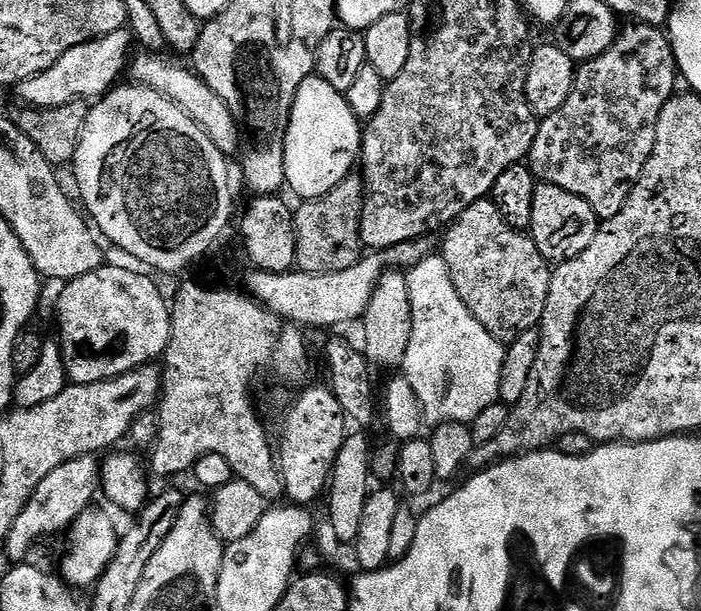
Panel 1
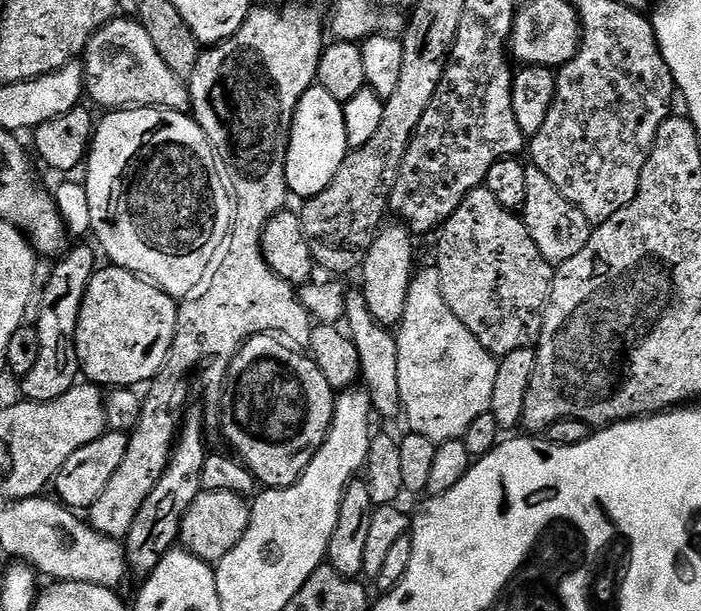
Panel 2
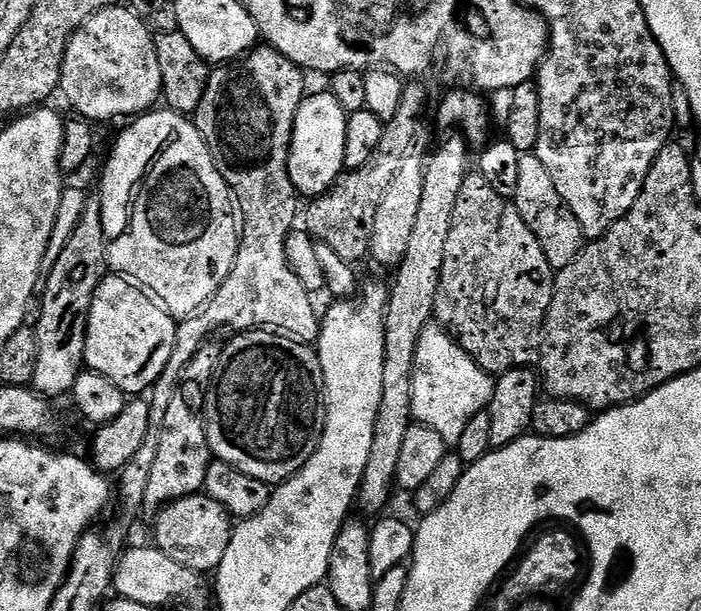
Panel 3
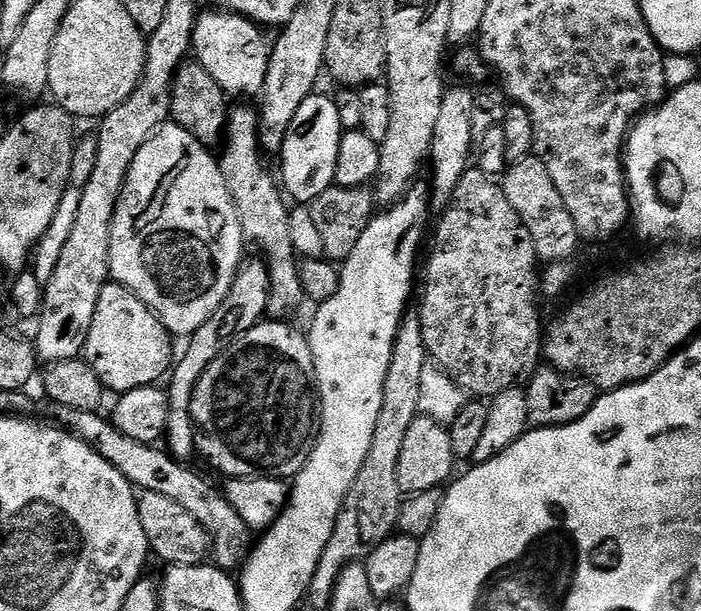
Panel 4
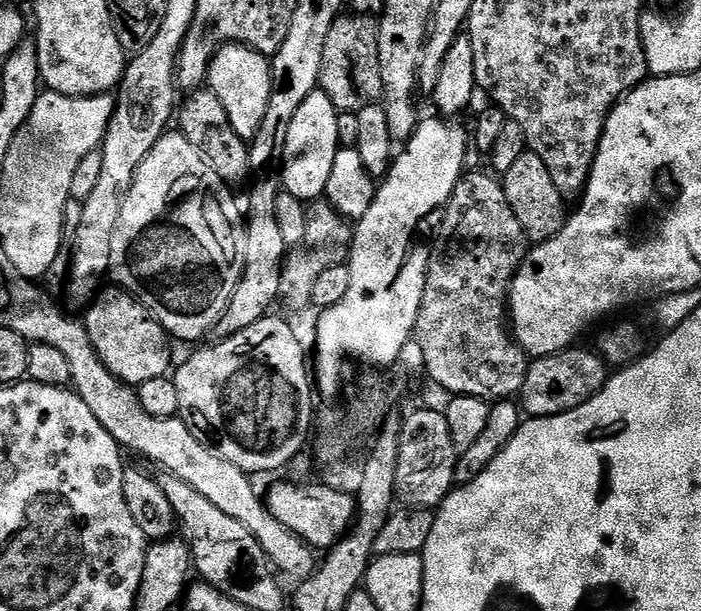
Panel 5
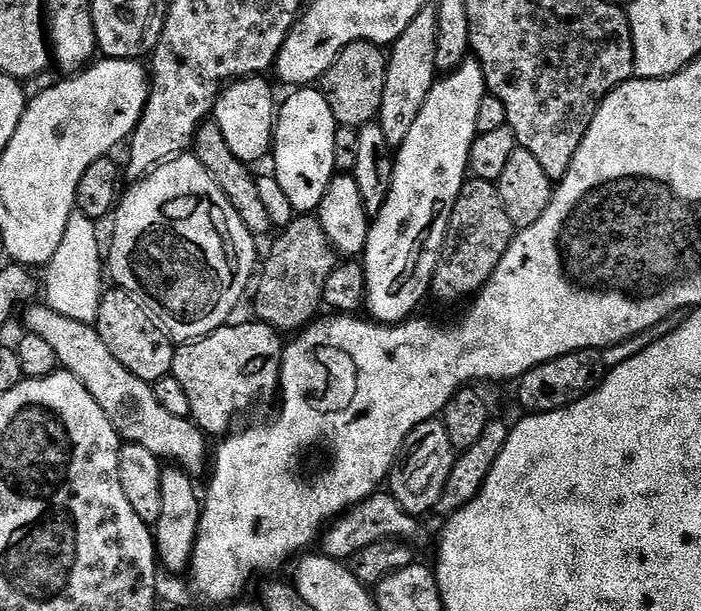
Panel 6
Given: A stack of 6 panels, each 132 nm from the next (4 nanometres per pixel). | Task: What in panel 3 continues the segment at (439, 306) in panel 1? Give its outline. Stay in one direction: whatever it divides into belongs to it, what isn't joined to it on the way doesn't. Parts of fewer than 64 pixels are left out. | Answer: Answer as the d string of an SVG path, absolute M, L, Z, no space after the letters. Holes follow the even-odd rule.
M435 322L430 323L426 330L422 330L422 338L418 338L418 350L414 354L414 382L410 397L412 419L422 426L430 426L430 430L442 437L442 442L455 446L458 438L462 438L466 431L468 423L474 419L474 414L485 411L492 401L493 383L493 377L482 370L482 366L478 366L478 362L474 362L474 358L466 354L466 350L462 350L460 343L447 330Z

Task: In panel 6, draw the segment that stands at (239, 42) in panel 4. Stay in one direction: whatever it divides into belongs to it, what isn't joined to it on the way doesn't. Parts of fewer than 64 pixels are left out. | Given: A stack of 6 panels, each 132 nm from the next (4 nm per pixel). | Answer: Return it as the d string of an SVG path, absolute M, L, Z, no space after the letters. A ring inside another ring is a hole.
M263 75L247 76L244 80L233 80L216 99L214 122L226 137L226 146L242 163L252 166L255 160L271 153L274 148L274 129L278 115L278 96L272 93Z

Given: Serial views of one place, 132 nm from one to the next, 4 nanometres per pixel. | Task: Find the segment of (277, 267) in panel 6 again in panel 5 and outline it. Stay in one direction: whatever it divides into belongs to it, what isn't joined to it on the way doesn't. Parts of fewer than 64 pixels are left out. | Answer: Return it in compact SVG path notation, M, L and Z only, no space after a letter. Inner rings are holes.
M327 199L313 200L307 205L306 238L302 246L291 249L284 257L284 269L280 279L279 303L288 308L312 308L314 282L330 266L347 264L352 254L353 225Z

